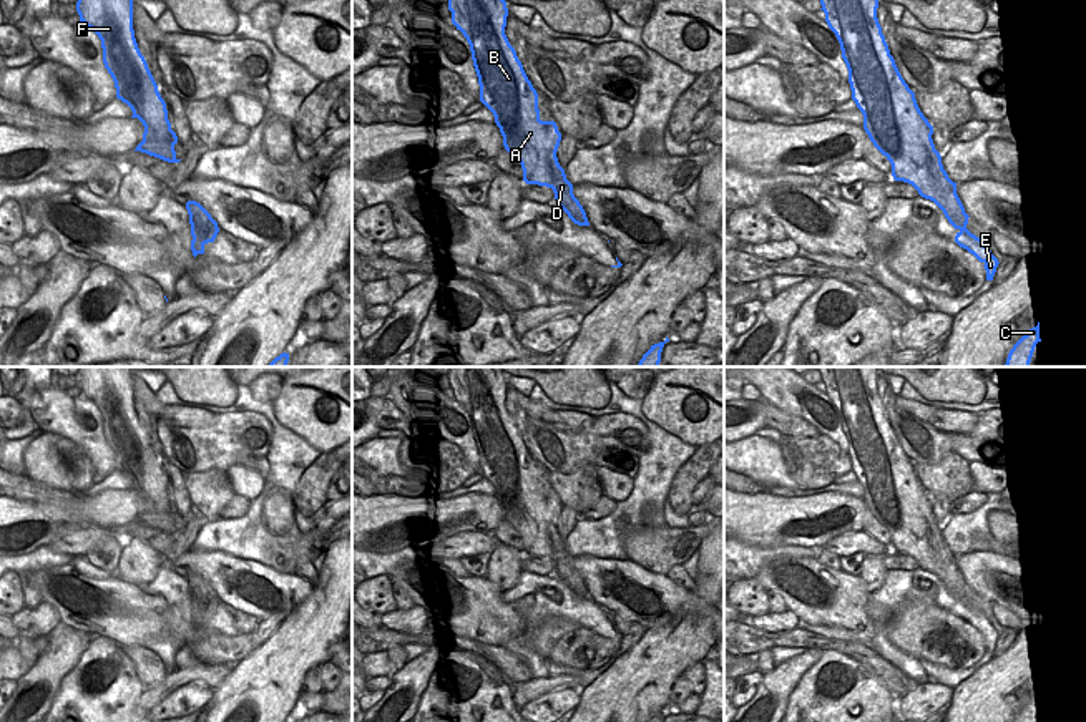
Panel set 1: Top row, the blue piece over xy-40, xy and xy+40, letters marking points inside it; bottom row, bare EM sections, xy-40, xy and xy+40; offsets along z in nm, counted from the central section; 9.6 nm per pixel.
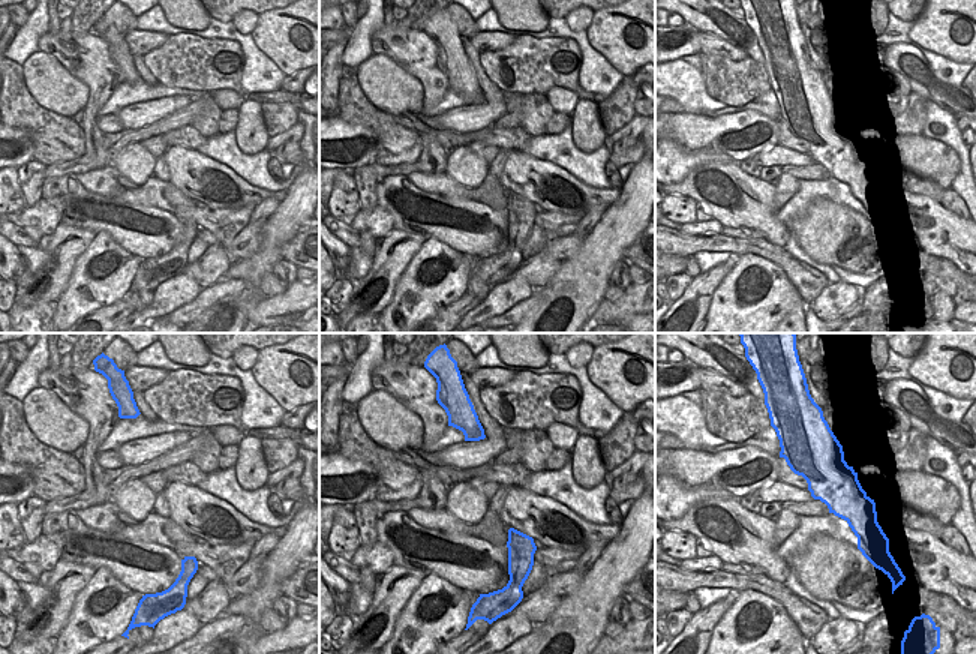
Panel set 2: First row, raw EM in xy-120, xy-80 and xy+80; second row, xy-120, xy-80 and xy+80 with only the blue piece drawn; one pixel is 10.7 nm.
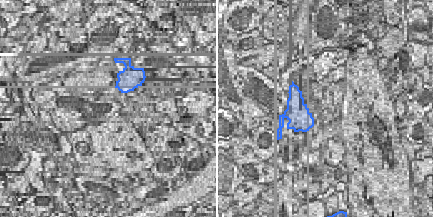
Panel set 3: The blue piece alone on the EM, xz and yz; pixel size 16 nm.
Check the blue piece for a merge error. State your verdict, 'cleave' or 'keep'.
keep

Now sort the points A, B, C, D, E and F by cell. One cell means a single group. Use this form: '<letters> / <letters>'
A B C D E F

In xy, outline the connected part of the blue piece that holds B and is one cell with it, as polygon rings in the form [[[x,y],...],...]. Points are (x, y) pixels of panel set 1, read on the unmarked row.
[[[448,367],[448,382],[470,417],[480,473],[493,485],[505,521],[520,533],[523,553],[551,559],[568,589],[589,598],[556,529],[561,505],[555,493],[540,491],[538,465],[505,407],[506,373],[500,367]]]

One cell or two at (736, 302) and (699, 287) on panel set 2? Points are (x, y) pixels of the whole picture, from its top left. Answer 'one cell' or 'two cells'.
two cells

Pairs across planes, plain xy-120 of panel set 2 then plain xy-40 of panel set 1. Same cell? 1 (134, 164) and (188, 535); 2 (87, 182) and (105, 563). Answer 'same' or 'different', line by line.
1: same
2: different

